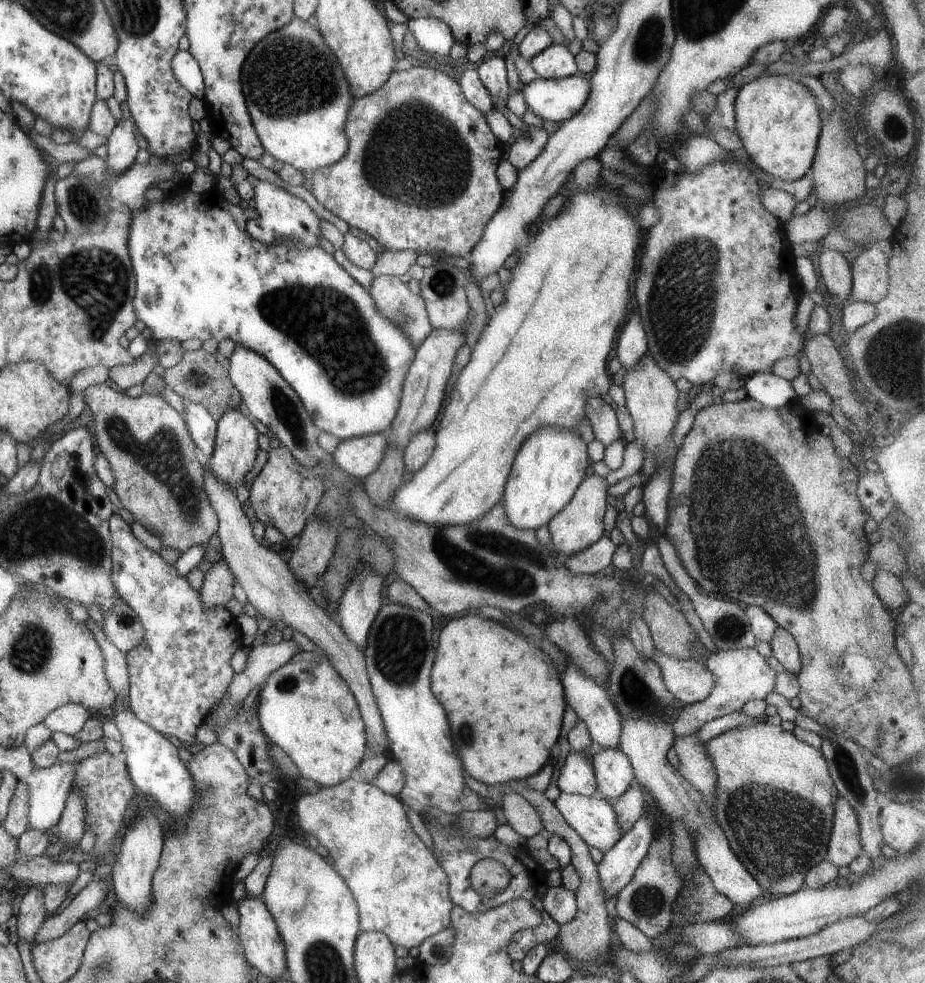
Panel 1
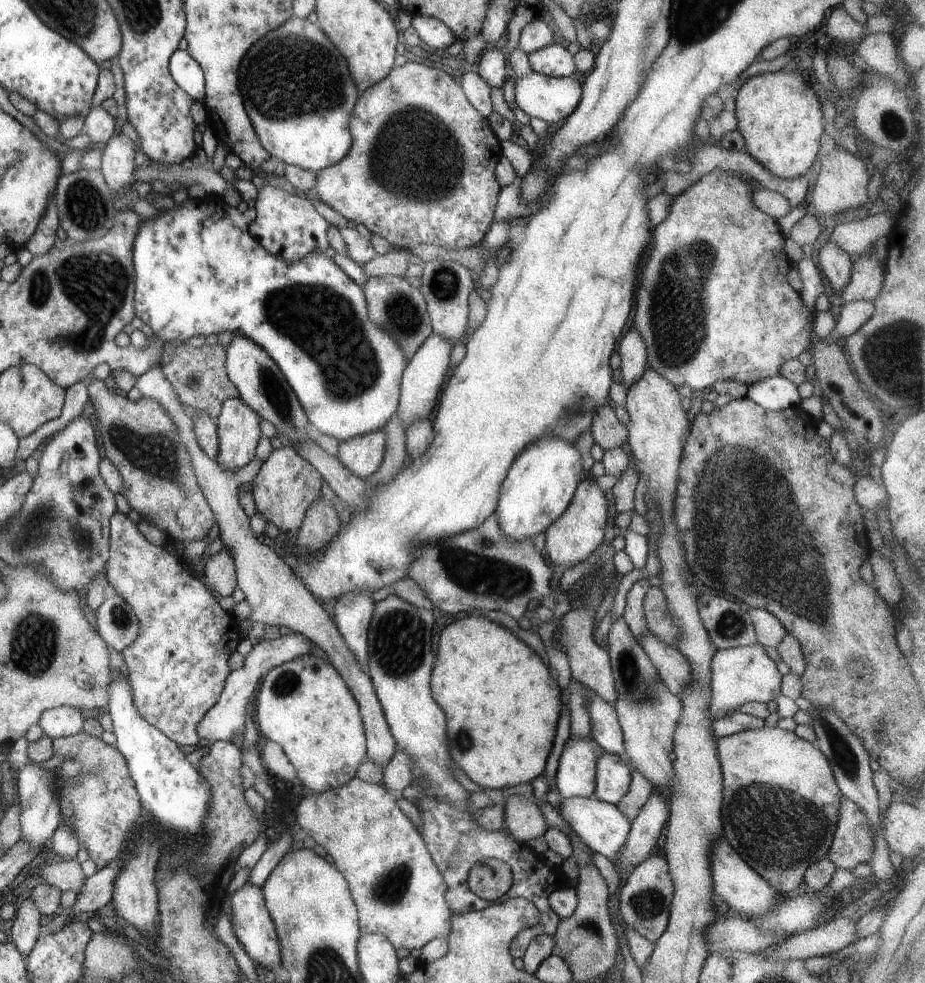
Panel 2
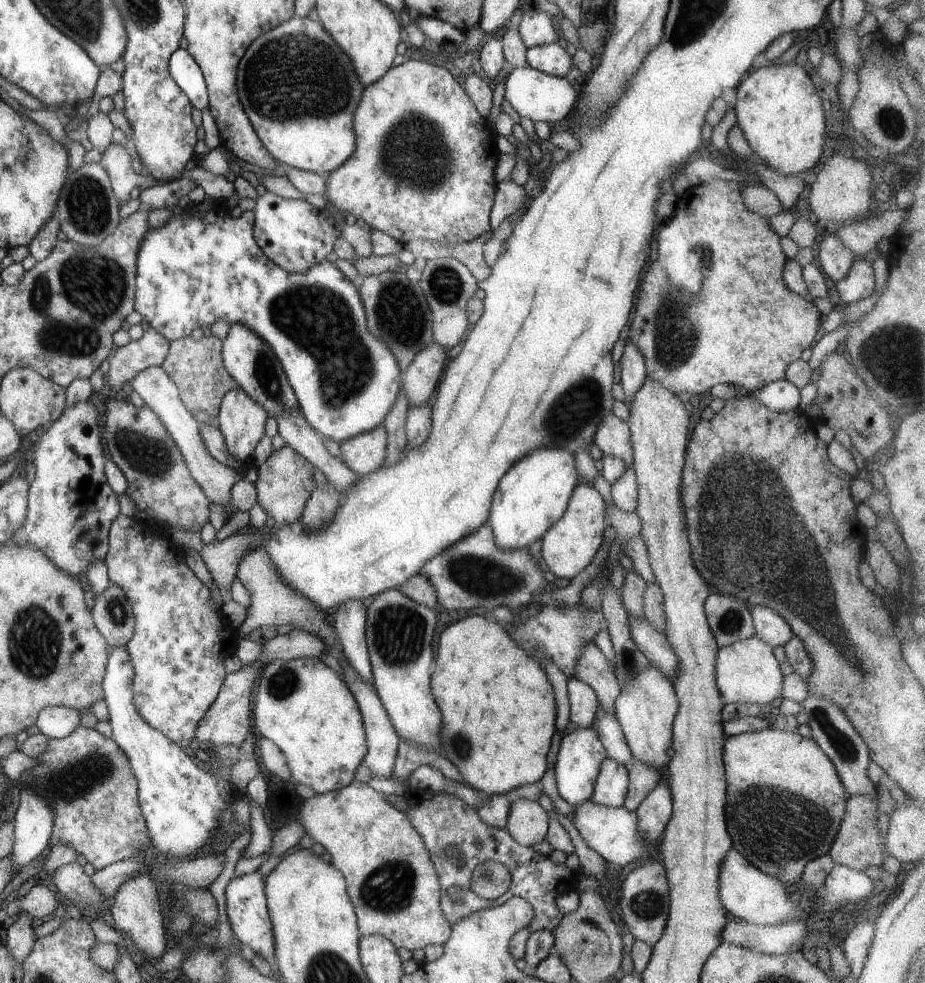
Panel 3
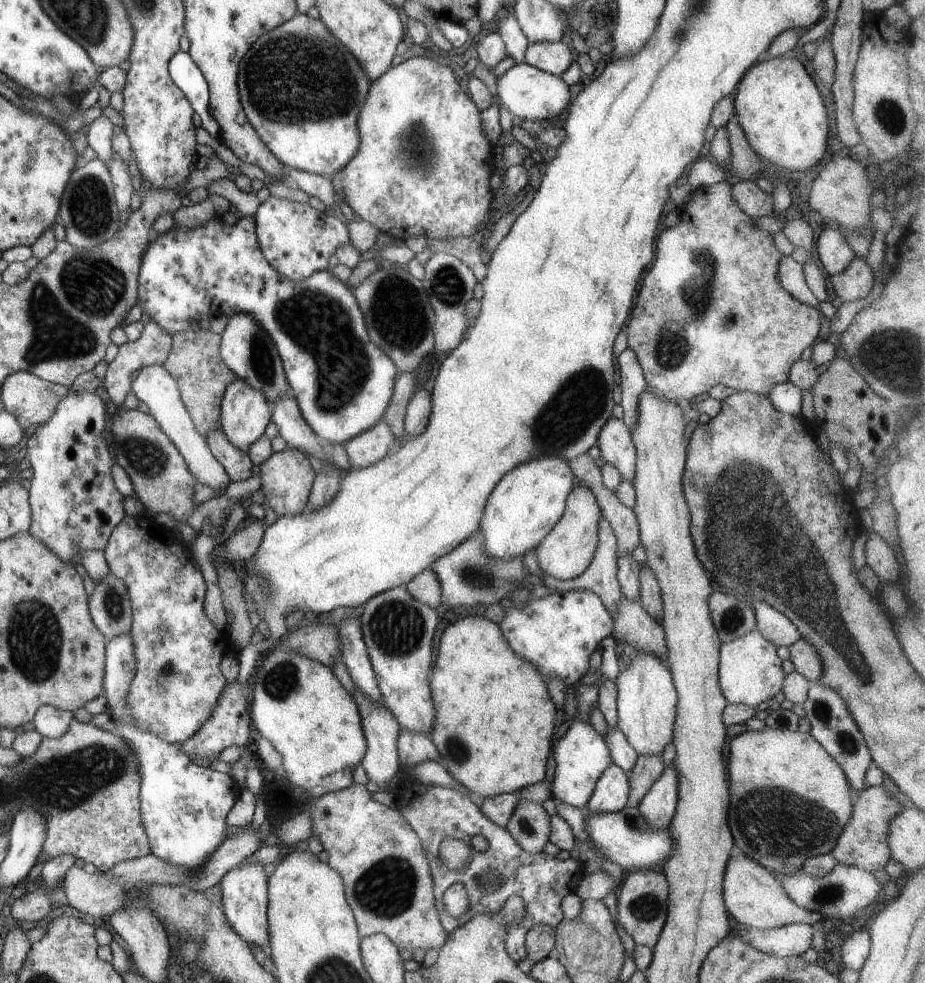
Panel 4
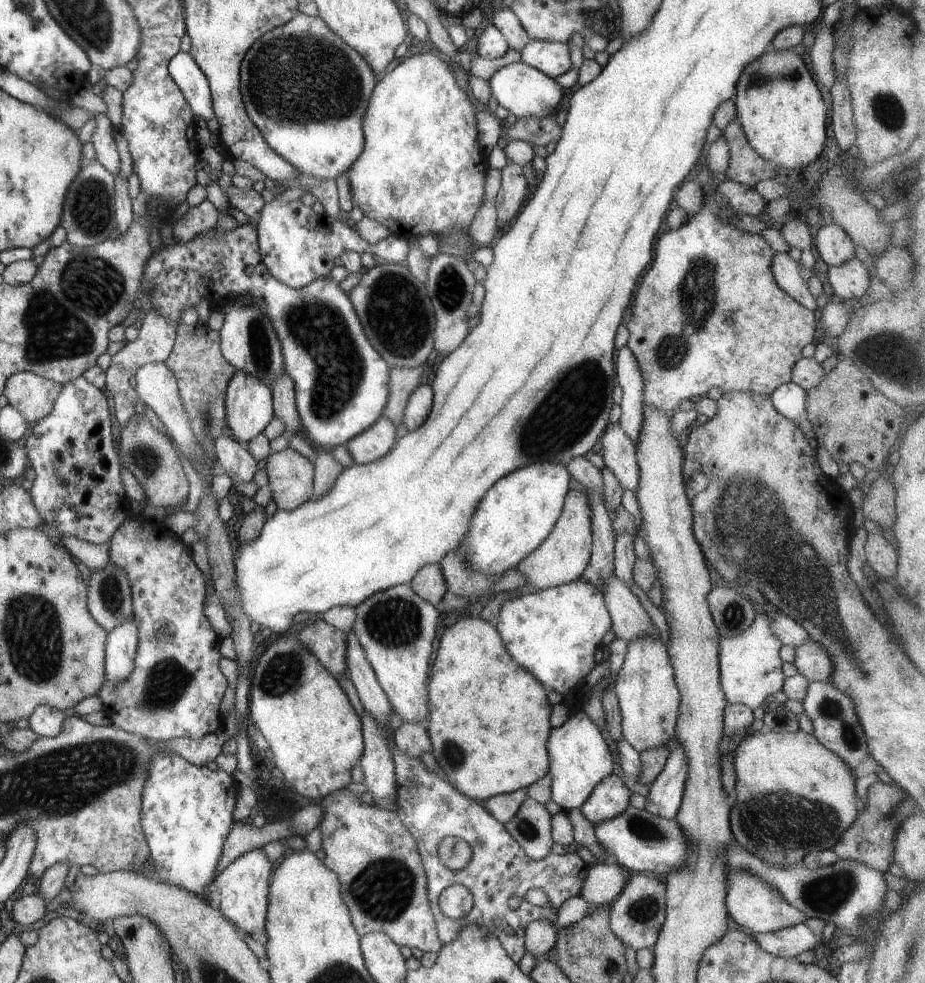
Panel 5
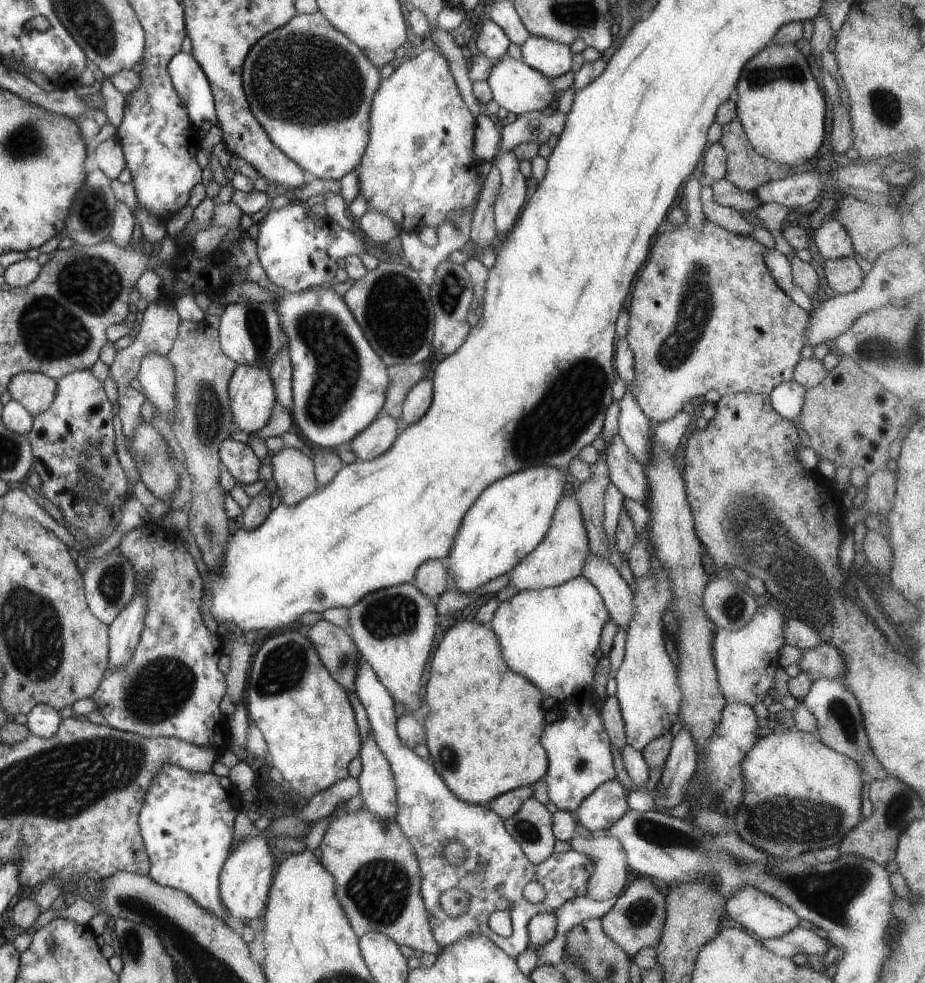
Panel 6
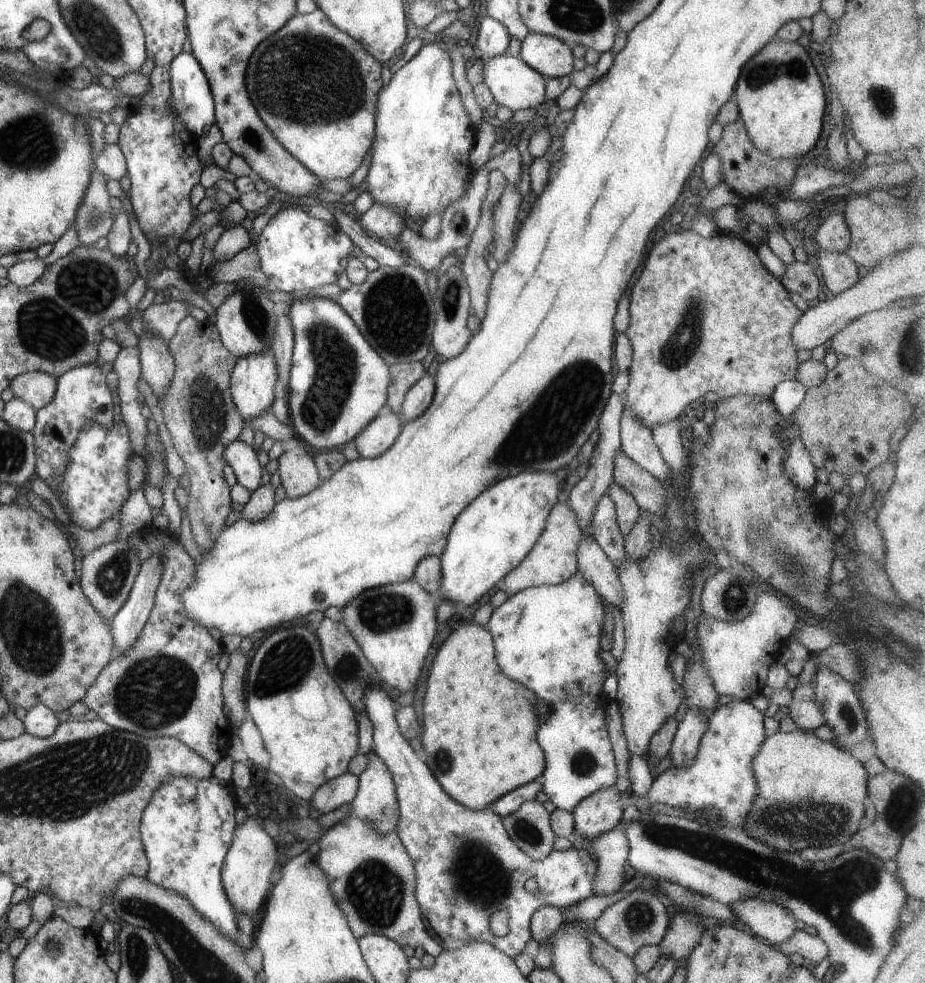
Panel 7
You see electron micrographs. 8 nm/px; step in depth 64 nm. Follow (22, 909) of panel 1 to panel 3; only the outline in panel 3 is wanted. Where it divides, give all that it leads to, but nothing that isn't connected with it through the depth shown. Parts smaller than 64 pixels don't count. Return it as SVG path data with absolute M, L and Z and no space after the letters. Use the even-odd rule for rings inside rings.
M19 914L12 919L12 923L6 929L5 947L7 952L11 954L11 958L15 958L17 962L22 962L30 954L34 946L35 928L32 927L31 916L29 914Z

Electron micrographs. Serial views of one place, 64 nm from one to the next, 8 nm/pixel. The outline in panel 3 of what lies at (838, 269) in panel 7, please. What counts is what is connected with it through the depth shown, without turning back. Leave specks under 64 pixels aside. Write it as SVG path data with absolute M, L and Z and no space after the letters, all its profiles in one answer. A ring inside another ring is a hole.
M855 258L845 274L845 278L841 278L834 285L841 302L846 304L867 298L875 286L871 263L864 259Z

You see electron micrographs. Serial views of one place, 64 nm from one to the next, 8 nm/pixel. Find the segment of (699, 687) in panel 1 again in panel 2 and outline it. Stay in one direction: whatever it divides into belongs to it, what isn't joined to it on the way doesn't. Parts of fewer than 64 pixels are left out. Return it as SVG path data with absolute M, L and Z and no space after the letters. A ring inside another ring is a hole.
M649 631L639 638L638 643L655 666L665 688L681 700L683 688L691 682L691 668L687 664L687 658L683 658L677 649L659 642L657 636L653 636Z

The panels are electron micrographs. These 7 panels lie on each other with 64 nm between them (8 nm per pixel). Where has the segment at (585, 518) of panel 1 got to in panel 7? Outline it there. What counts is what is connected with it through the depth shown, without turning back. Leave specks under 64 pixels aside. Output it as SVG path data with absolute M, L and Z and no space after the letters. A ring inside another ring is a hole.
M556 502L549 510L549 516L545 520L545 526L533 544L533 548L527 552L525 558L519 562L511 572L507 572L499 580L501 592L507 597L527 587L538 587L543 585L558 585L565 582L576 572L577 542L581 538L581 530L575 522L573 512L567 508L565 502Z

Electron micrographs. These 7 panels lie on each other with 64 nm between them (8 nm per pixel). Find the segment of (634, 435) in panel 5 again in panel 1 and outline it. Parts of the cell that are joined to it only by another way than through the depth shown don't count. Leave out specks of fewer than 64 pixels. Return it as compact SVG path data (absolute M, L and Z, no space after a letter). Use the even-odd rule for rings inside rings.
M635 310L628 314L617 336L616 356L625 370L633 370L647 350L645 333Z

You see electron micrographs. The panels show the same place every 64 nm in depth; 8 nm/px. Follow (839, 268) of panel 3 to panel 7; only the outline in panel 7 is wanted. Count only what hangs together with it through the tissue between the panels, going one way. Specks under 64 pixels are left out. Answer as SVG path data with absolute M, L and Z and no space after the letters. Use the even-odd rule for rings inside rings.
M833 212L821 222L814 235L819 248L825 252L844 252L849 246L850 234L842 212Z

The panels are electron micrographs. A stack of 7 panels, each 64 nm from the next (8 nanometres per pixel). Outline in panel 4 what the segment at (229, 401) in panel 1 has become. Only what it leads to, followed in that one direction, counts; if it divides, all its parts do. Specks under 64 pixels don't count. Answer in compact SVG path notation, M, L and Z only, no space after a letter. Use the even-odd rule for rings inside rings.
M187 327L187 330L181 330L179 334L172 336L169 354L162 363L163 368L169 371L177 383L181 402L187 414L191 416L197 434L203 437L217 424L224 390L236 379L235 374L223 364L219 345L219 334L213 333L210 329L192 330L191 327Z

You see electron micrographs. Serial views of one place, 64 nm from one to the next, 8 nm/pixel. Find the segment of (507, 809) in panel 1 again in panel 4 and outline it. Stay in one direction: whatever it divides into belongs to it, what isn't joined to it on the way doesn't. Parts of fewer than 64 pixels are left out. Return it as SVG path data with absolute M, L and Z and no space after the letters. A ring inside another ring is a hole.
M518 799L504 827L525 852L537 854L548 841L549 824L550 816L540 804Z

